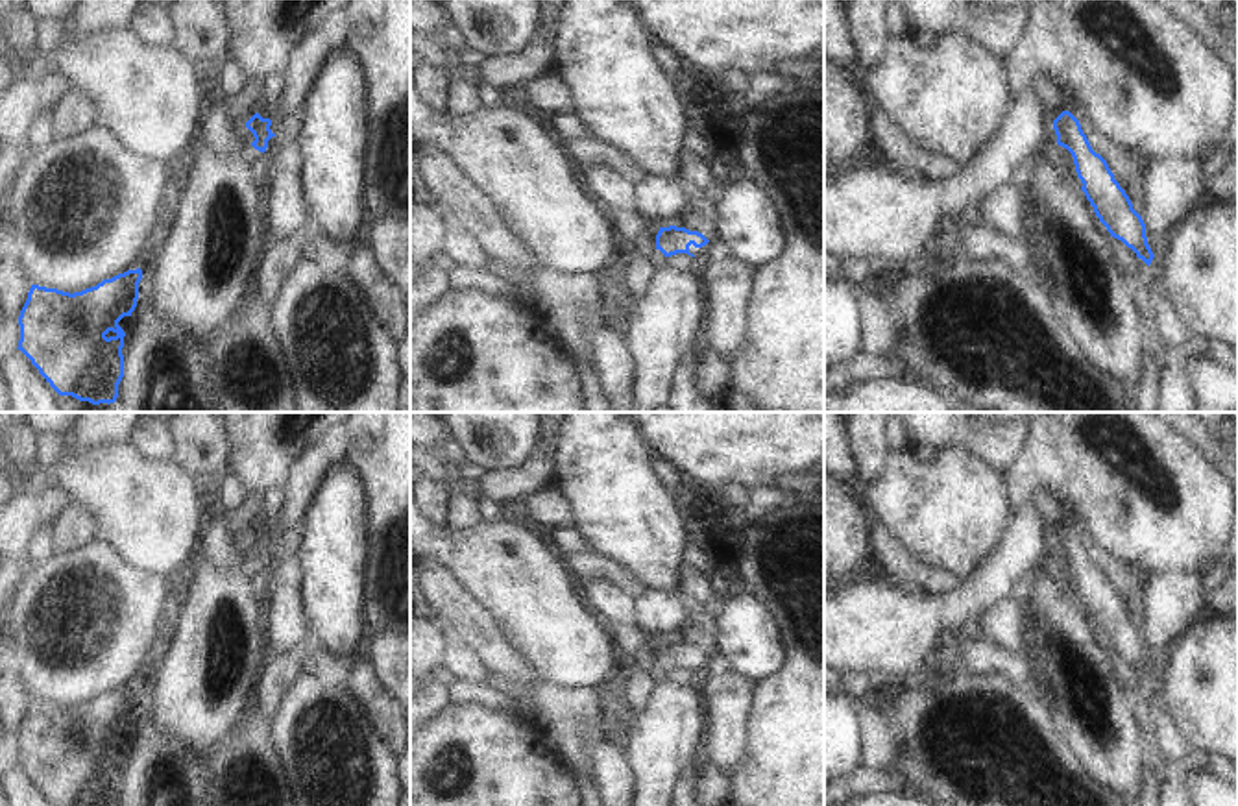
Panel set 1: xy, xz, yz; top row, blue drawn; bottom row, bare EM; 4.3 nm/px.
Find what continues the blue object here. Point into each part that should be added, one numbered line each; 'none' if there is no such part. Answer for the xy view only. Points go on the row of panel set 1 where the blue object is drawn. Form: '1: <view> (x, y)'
none

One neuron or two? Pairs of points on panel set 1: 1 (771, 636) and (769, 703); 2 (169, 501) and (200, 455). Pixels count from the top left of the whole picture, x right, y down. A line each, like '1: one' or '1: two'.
1: two
2: two

